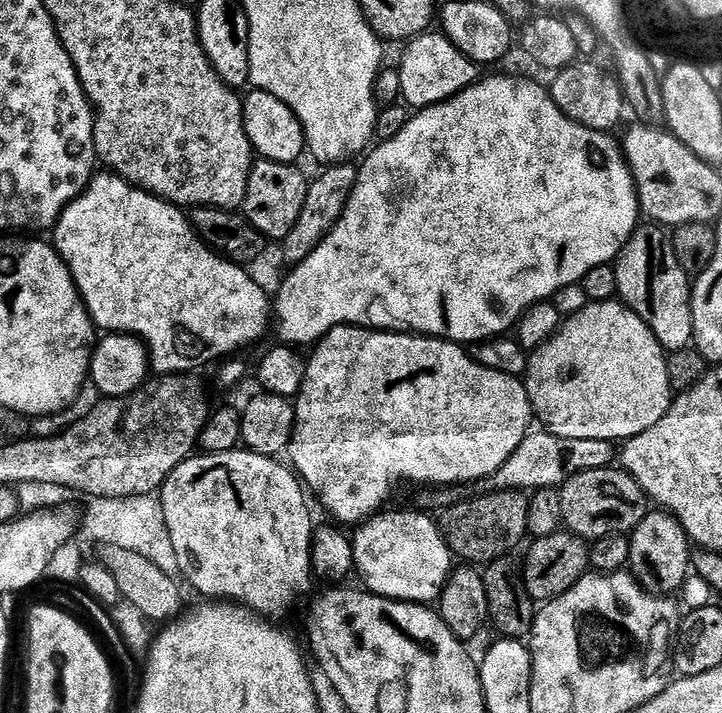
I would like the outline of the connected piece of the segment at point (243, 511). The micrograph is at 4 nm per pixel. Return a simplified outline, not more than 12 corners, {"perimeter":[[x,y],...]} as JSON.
{"perimeter":[[193,454],[158,493],[201,597],[266,618],[314,583],[305,485]]}

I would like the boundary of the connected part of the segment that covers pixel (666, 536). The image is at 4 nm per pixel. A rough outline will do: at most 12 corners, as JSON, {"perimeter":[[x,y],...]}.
{"perimeter":[[651,511],[630,536],[630,570],[652,595],[691,571],[680,521]]}

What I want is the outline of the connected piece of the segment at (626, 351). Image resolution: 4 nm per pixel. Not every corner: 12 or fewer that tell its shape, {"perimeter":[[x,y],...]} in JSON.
{"perimeter":[[619,299],[528,358],[537,421],[627,442],[672,405],[668,356]]}

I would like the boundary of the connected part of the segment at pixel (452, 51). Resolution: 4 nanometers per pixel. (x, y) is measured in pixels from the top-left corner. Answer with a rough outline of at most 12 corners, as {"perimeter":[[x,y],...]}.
{"perimeter":[[440,30],[407,41],[398,63],[409,109],[454,98],[478,65]]}

